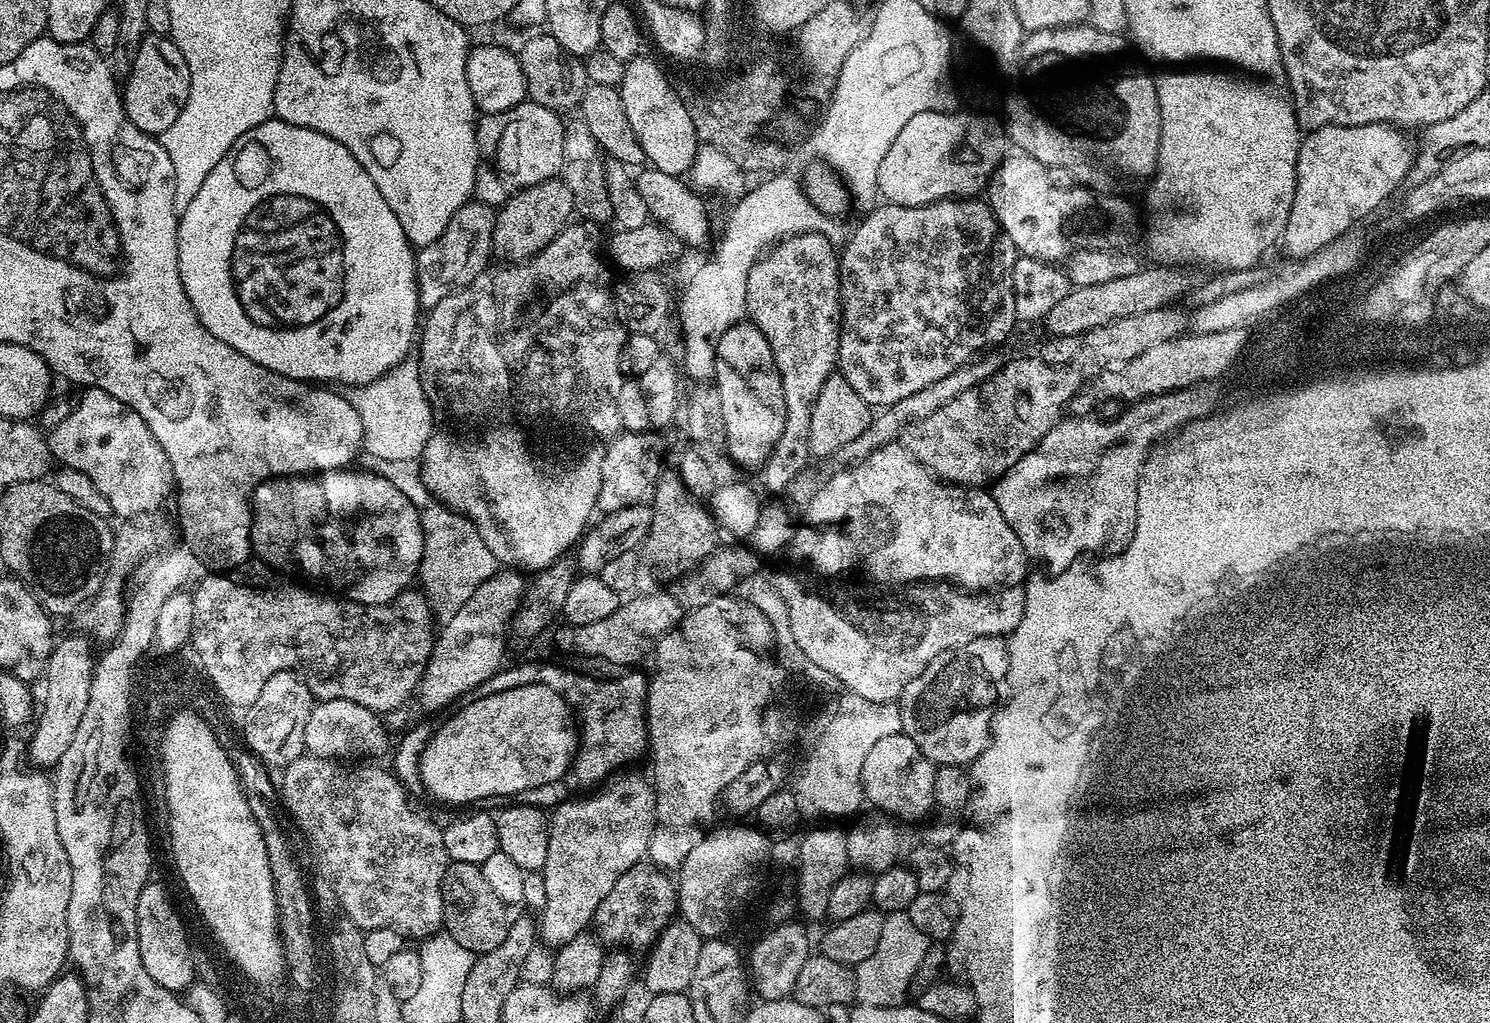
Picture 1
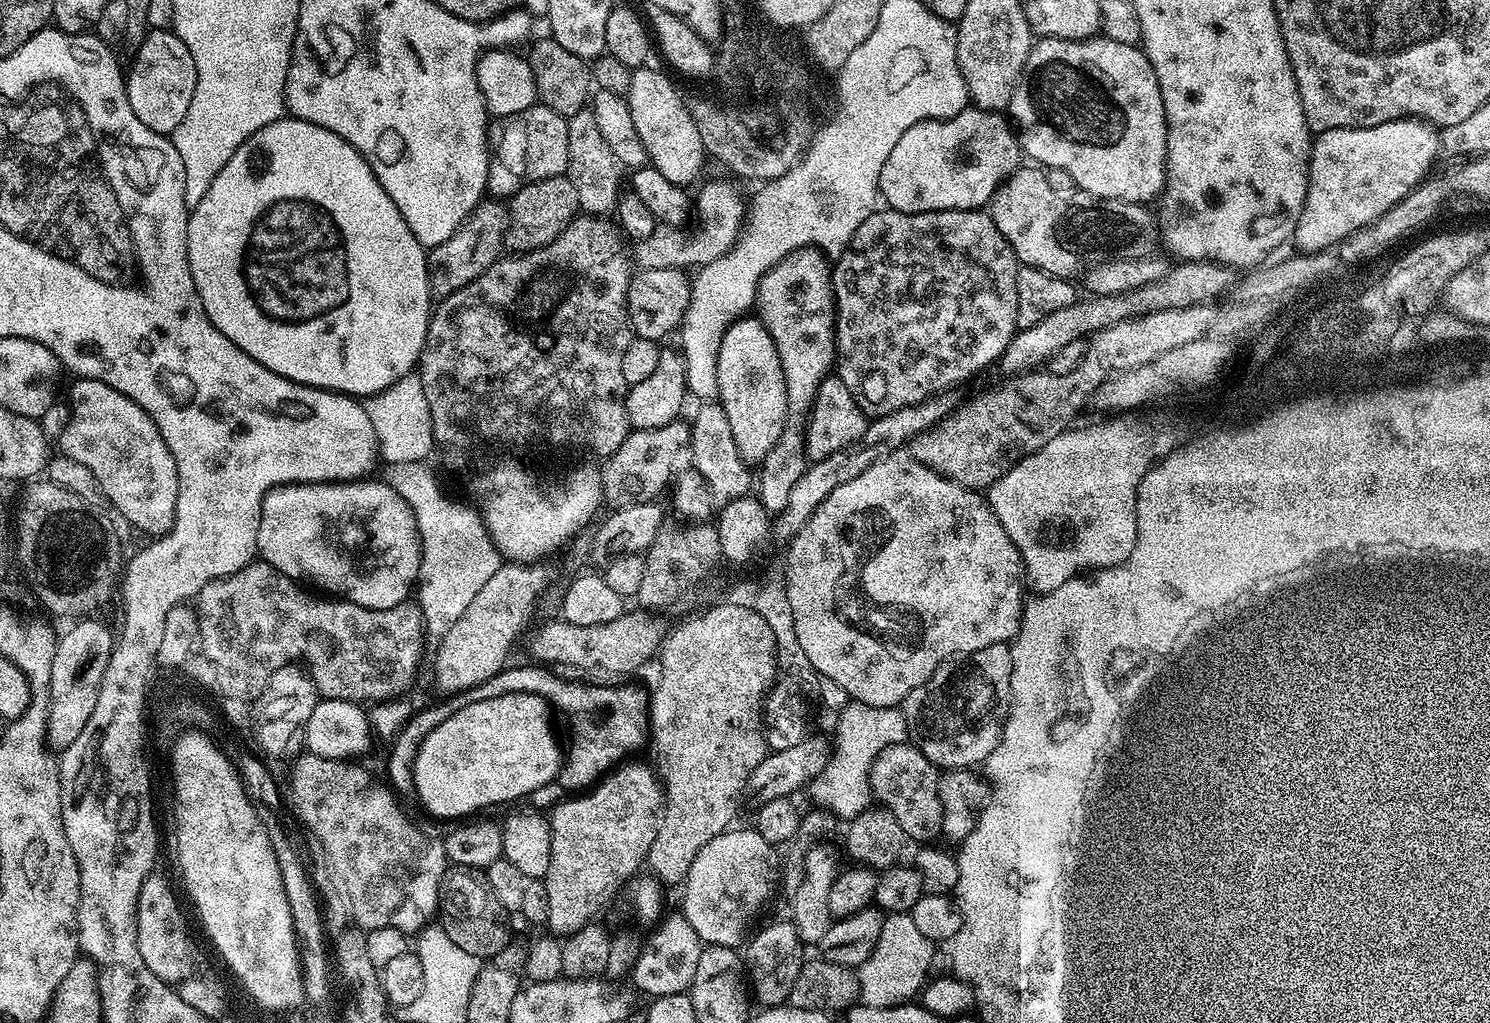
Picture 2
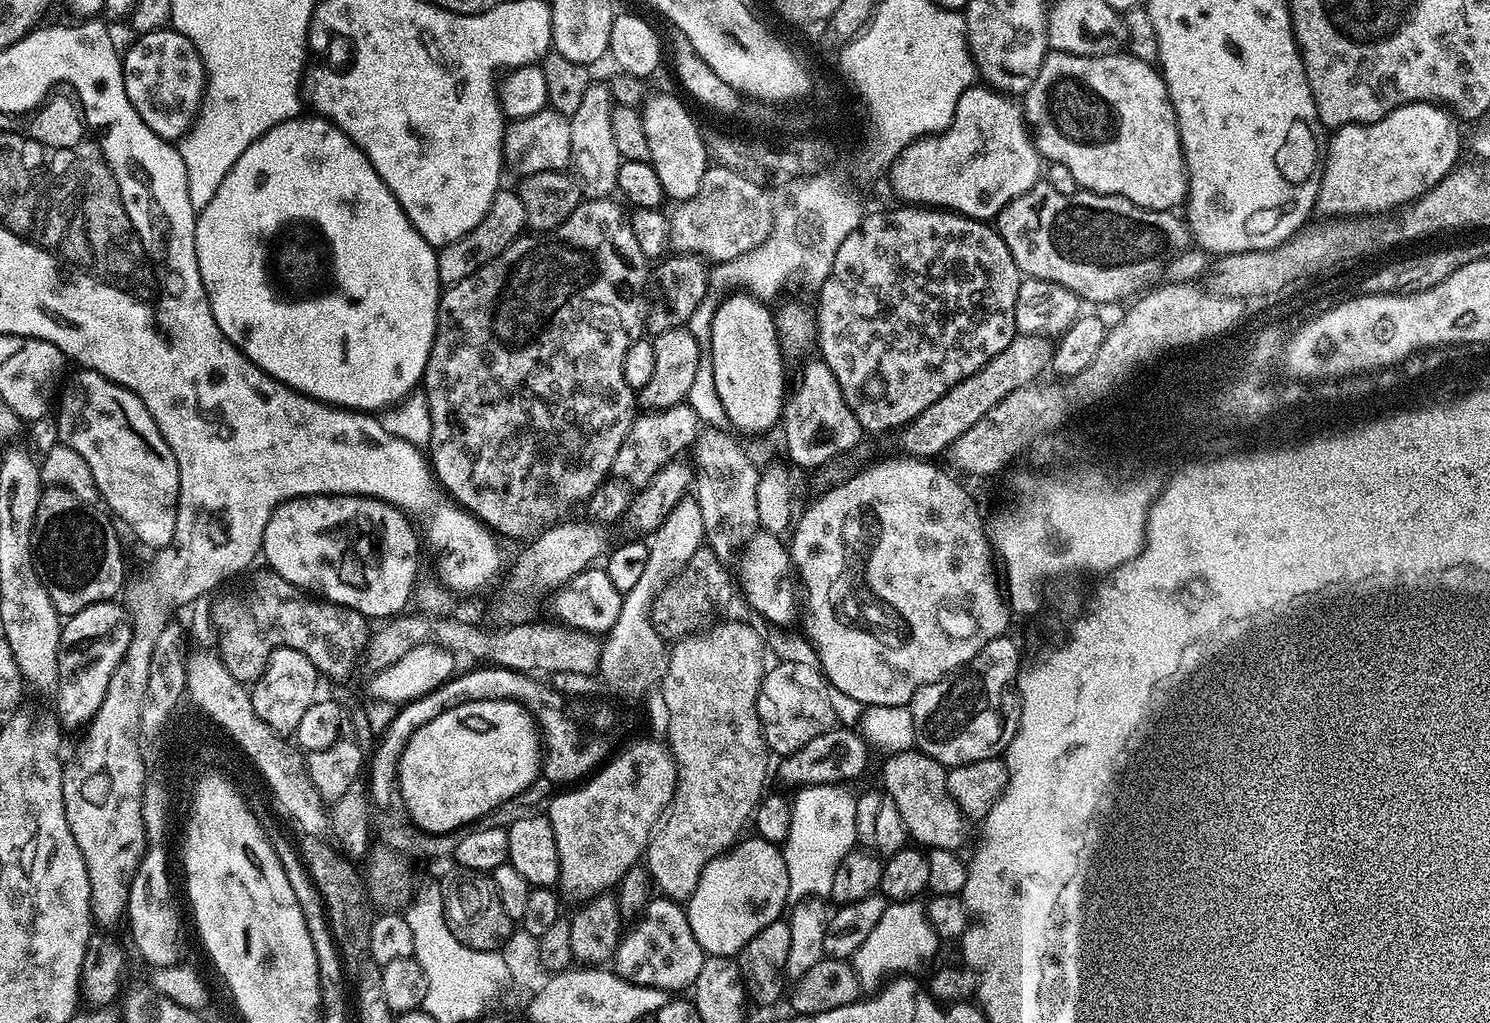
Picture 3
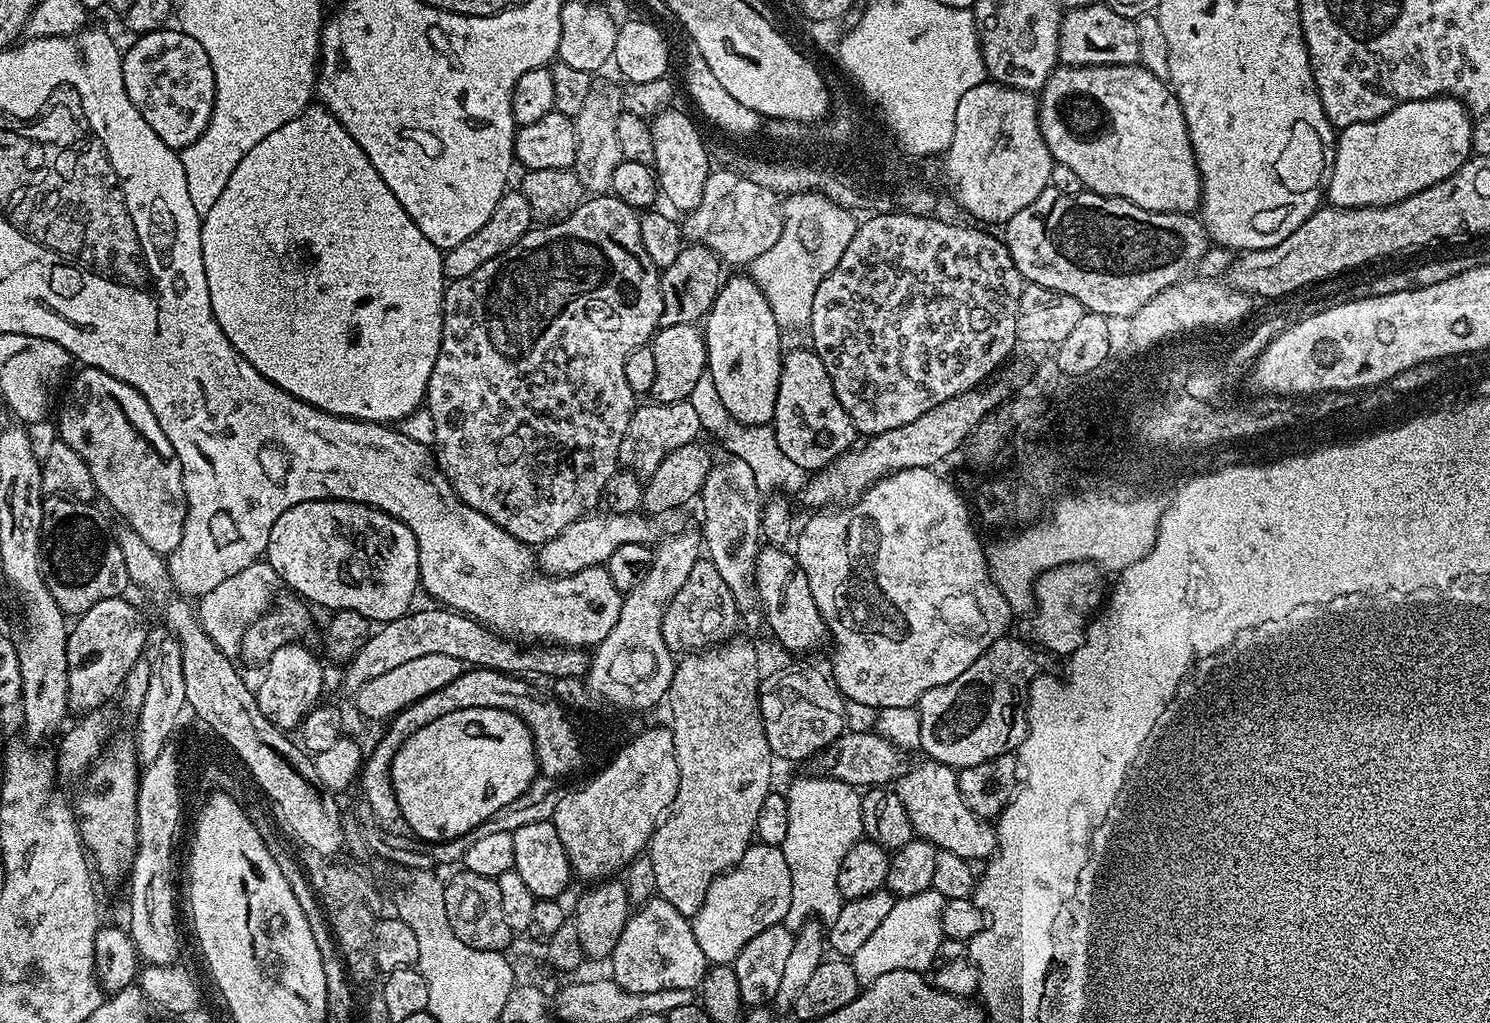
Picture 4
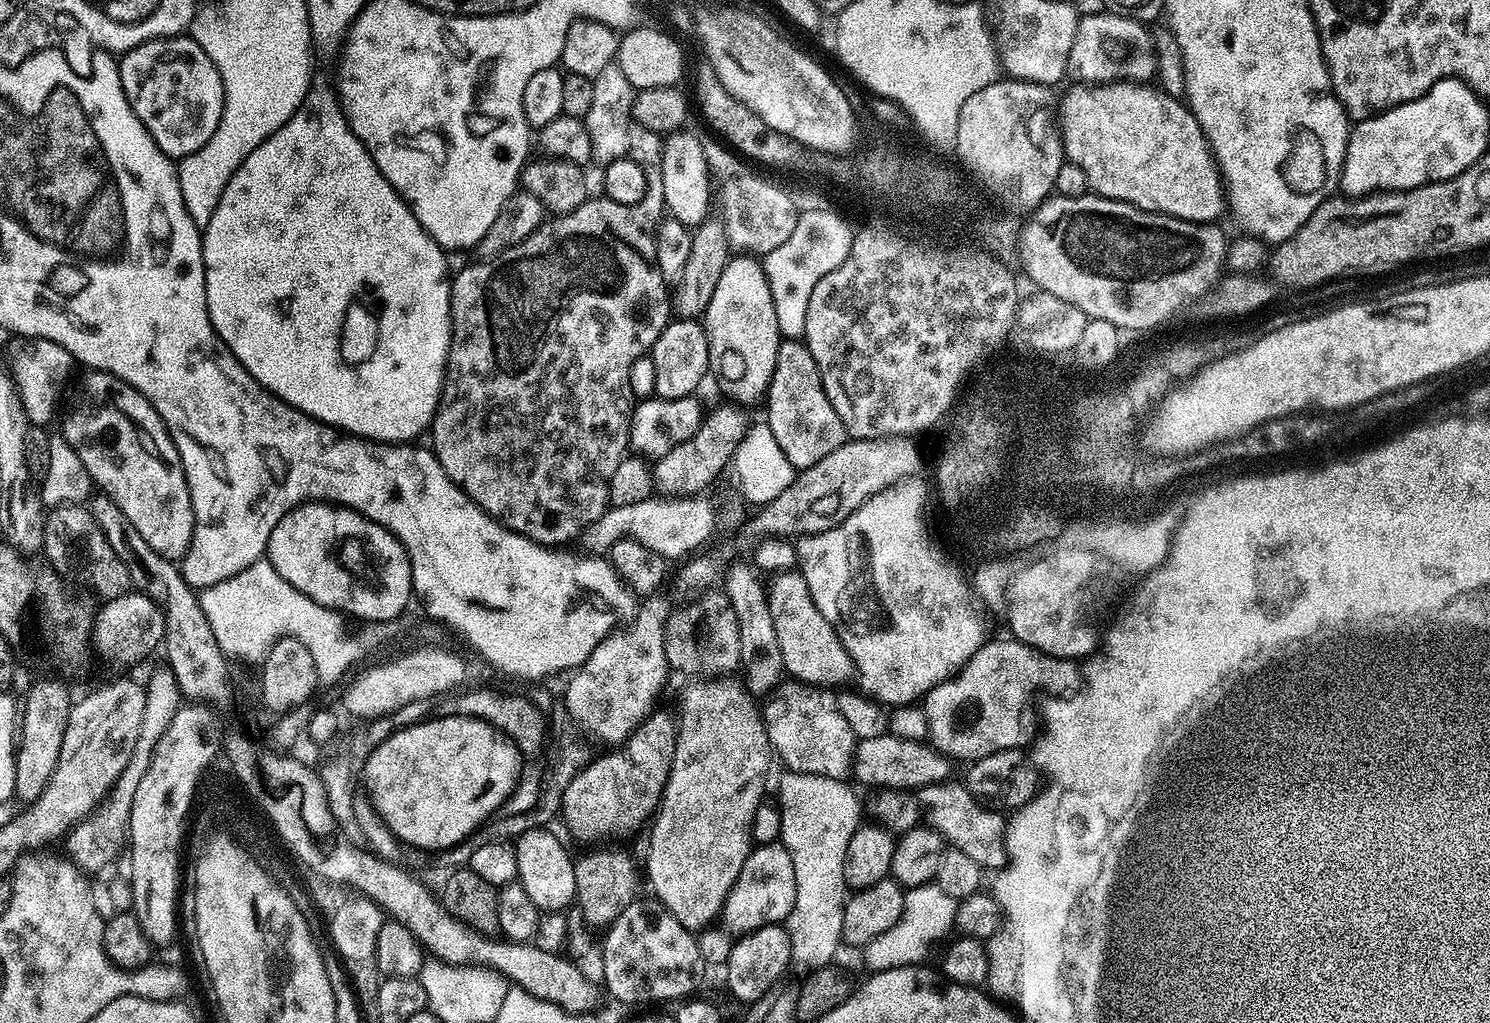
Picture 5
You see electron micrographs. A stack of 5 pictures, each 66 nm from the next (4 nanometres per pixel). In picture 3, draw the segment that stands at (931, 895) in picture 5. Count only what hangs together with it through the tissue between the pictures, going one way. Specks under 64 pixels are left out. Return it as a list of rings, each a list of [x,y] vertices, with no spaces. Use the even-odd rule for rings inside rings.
[[[898,900],[885,907],[878,926],[870,932],[870,938],[862,942],[850,963],[860,979],[861,989],[872,994],[889,978],[901,974],[920,974],[936,956],[938,937],[928,922],[928,913],[920,900]]]

